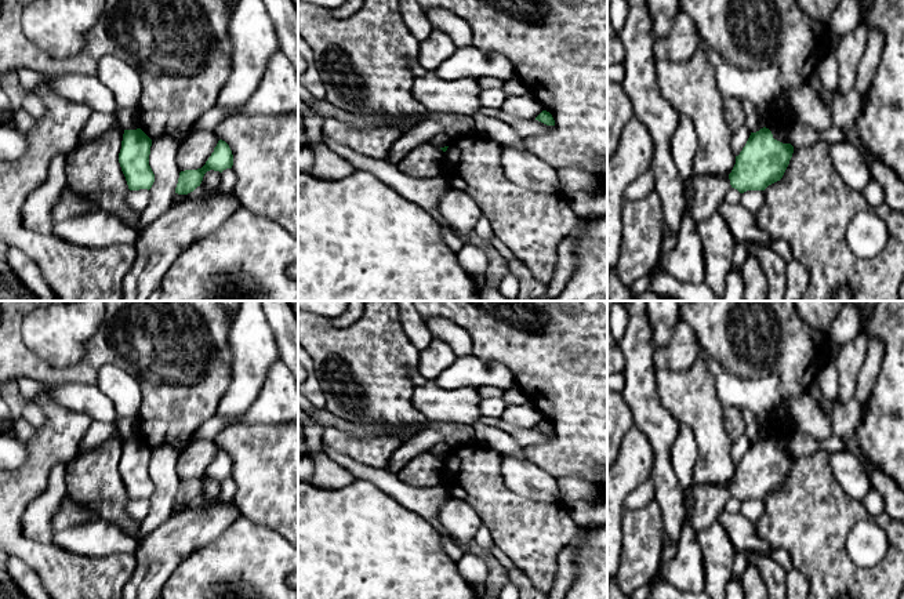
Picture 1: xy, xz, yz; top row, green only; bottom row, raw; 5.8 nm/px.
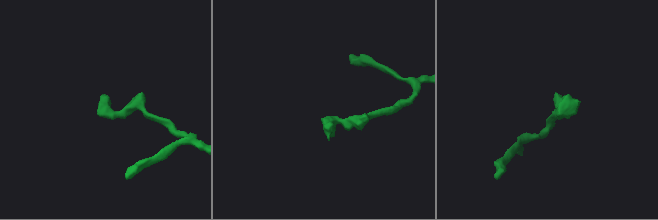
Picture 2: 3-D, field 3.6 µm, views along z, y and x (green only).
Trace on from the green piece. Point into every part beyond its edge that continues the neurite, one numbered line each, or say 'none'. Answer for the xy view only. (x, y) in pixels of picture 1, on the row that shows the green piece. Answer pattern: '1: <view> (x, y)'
none

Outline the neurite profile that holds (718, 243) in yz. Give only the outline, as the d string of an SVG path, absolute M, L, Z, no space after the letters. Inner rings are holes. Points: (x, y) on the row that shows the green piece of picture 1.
M719 213L697 224L697 232L705 258L705 283L722 300L737 242Z

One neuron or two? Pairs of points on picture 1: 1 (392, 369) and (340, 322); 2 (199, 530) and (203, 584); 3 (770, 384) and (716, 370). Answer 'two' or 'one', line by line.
1: two
2: two
3: one

